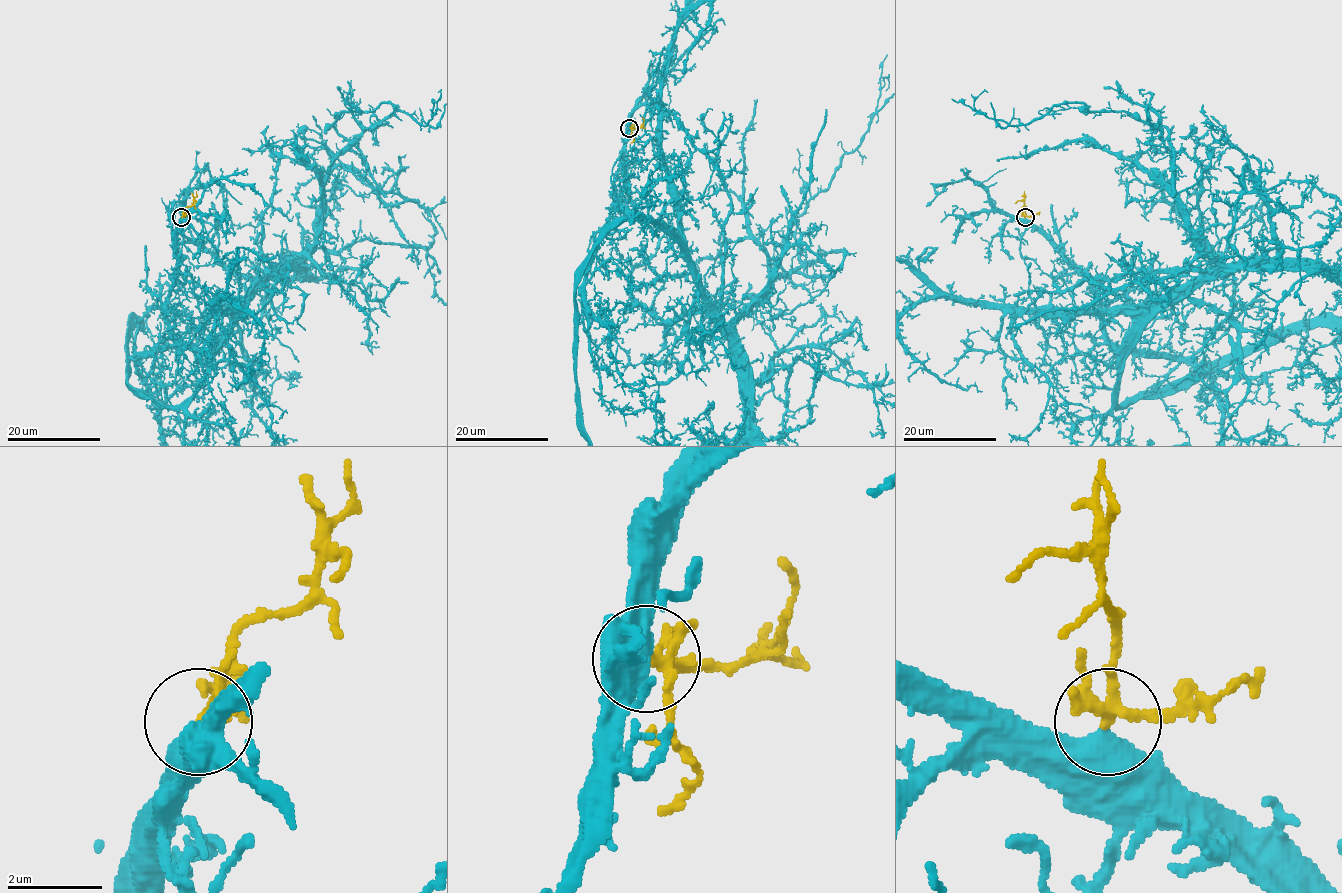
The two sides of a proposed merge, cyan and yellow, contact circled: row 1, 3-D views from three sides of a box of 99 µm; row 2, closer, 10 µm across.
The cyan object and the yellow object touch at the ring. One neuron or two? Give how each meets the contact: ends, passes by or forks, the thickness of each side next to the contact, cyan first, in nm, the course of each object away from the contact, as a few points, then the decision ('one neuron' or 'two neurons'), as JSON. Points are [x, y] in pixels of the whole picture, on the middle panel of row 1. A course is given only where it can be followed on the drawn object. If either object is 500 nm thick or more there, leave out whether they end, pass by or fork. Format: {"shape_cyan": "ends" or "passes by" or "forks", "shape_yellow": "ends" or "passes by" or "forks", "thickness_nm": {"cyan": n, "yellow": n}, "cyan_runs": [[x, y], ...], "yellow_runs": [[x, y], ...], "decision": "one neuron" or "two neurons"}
{"thickness_nm": {"cyan": 600, "yellow": 190}, "cyan_runs": [[629, 128], [615, 200], [653, 221], [617, 223], [577, 278], [576, 378]], "yellow_runs": [[629, 128], [640, 128], [644, 121], [642, 117]], "decision": "one neuron"}

